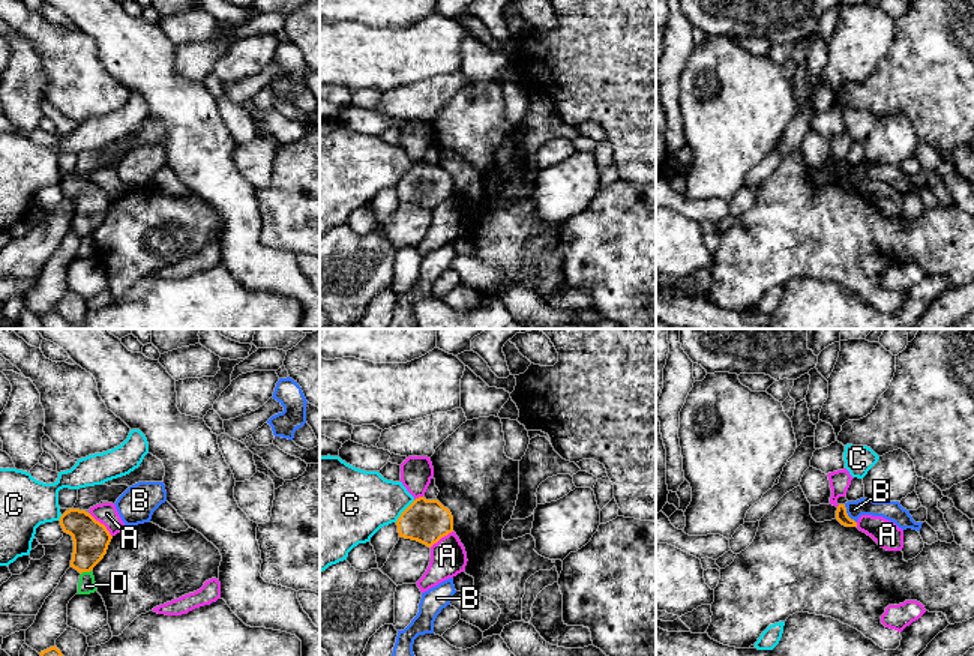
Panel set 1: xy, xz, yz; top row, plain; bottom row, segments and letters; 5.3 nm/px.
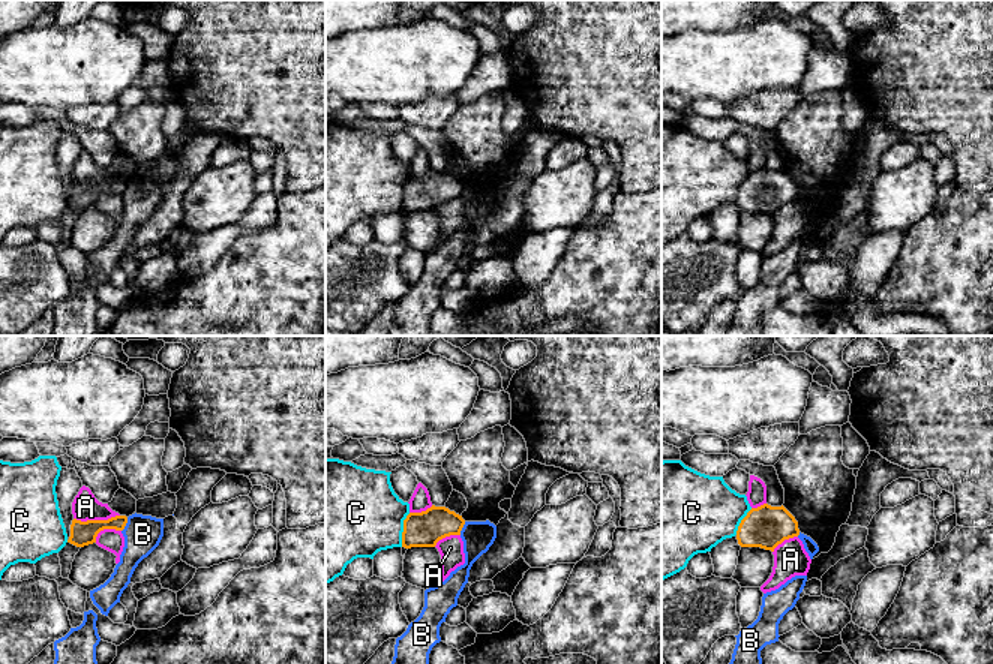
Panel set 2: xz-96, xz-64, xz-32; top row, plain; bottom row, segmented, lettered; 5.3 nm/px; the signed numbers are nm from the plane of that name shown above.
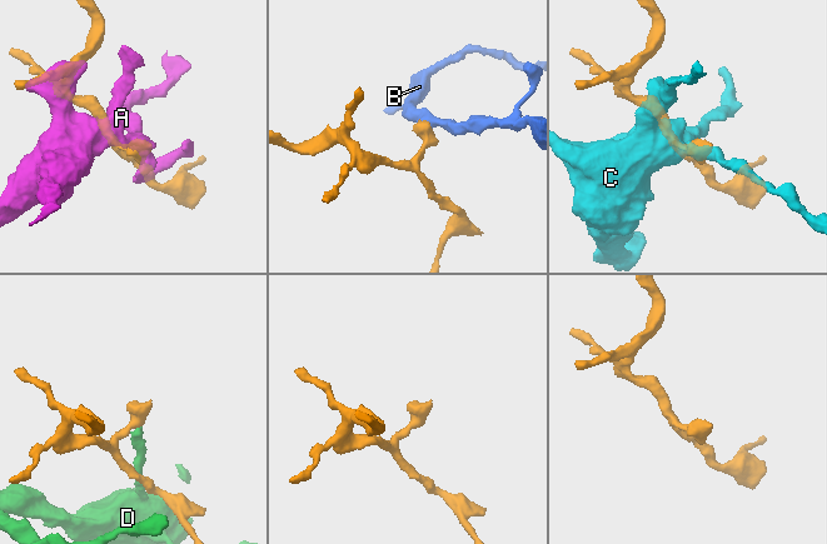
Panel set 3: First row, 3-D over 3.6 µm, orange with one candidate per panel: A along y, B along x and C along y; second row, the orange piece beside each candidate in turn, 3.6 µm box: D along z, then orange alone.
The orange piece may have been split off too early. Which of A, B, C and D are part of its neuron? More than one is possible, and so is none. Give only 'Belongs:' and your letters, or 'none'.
Belongs: none

